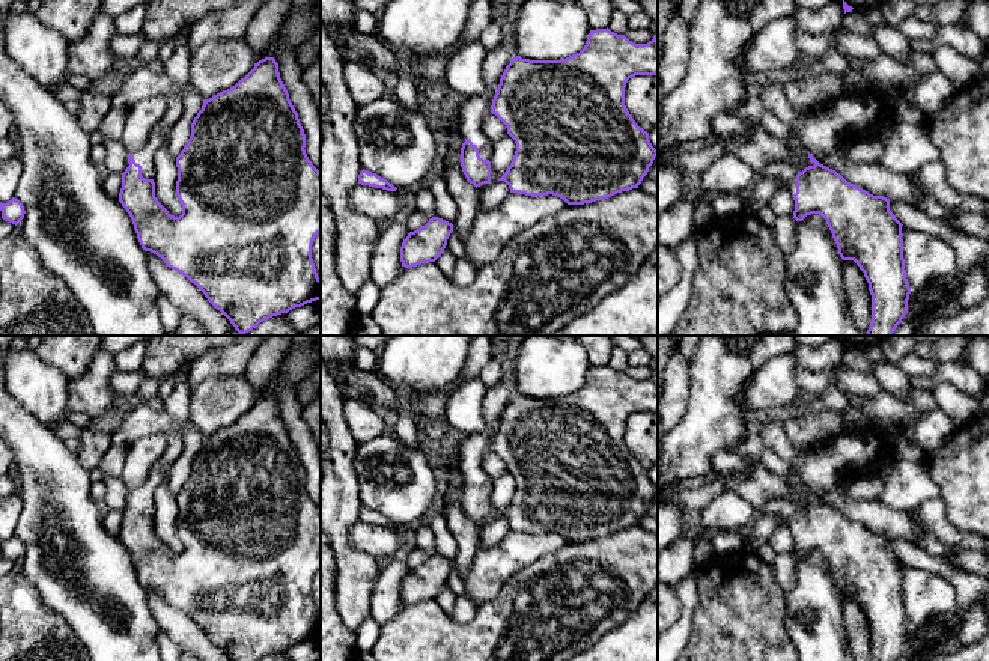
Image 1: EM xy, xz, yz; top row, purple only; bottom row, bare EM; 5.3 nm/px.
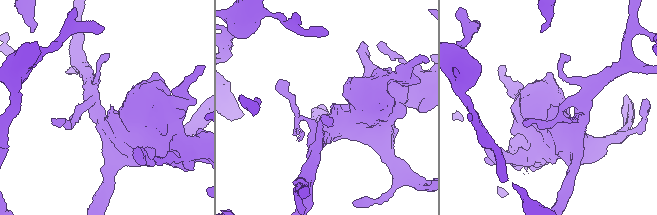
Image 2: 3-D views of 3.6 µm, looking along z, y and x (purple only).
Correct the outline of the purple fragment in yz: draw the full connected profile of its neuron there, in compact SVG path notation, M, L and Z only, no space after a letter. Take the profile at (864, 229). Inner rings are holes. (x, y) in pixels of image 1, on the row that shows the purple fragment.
M798 134L784 139L792 151L786 161L771 163L759 176L780 179L793 194L793 218L802 221L807 215L819 214L837 244L843 260L854 260L869 283L872 295L872 321L864 336L893 336L908 313L911 294L903 259L902 223L890 211L890 199L873 196L847 182L835 170L820 164L801 142Z

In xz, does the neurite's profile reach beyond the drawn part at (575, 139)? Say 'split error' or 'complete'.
split error

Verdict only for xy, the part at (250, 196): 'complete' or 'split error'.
split error

